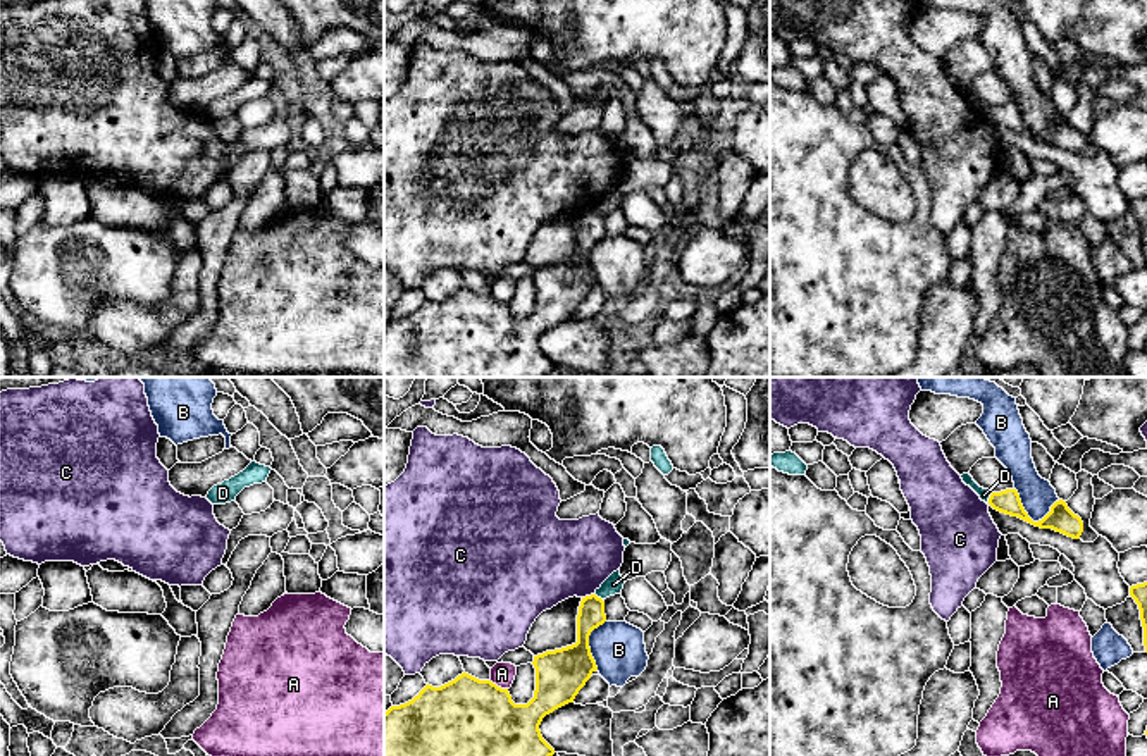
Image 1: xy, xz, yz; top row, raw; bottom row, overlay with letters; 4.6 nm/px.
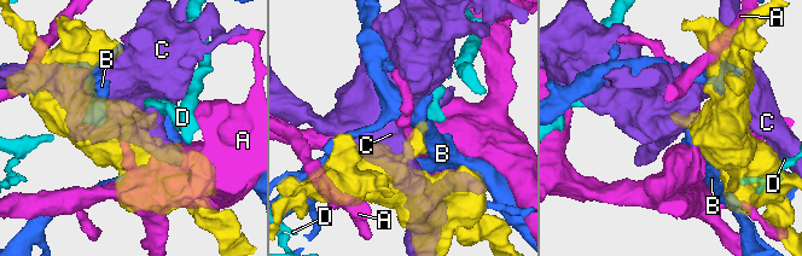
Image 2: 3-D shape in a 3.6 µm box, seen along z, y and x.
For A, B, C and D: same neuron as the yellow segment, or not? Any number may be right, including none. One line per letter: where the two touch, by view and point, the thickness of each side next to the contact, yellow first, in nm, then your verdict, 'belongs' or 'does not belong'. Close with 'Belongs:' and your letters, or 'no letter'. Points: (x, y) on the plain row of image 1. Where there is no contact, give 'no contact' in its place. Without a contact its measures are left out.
A: contact xz (496, 300); calibres 480 and 110 nm; does not belong
B: contact yz (1030, 133); calibres 120 and 160 nm; does not belong
C: contact xz (588, 210); calibres 130 and 400 nm; does not belong
D: contact yz (989, 112); calibres 120 and 50 nm; does not belong
Belongs: no letter

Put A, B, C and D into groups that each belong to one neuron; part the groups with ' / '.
A / B / C / D

